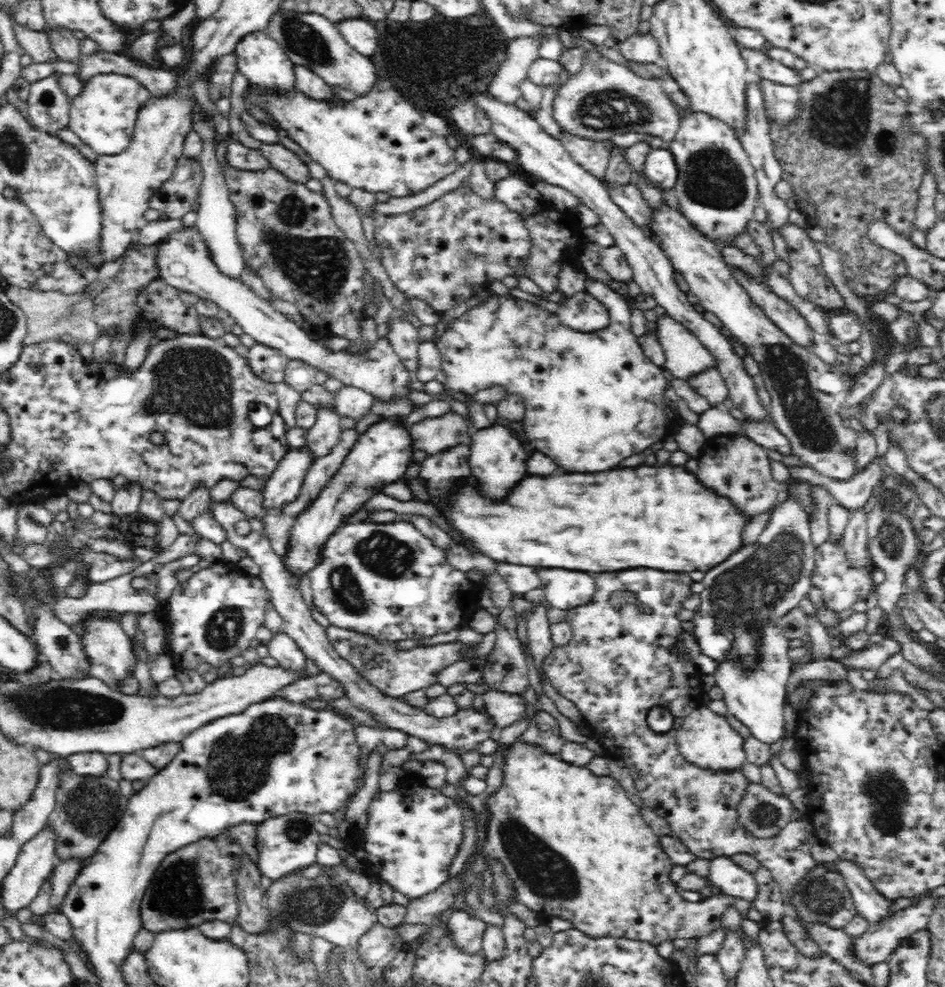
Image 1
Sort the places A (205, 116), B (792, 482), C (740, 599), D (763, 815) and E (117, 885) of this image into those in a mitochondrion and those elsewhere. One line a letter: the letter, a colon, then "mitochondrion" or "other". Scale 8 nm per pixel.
A: other
B: other
C: mitochondrion
D: mitochondrion
E: other

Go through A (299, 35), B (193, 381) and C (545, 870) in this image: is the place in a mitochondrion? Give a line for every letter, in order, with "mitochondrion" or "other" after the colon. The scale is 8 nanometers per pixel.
A: mitochondrion
B: mitochondrion
C: mitochondrion

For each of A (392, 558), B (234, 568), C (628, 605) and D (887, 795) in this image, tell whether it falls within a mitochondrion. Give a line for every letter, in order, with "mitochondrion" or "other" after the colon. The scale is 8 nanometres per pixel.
A: mitochondrion
B: other
C: mitochondrion
D: mitochondrion

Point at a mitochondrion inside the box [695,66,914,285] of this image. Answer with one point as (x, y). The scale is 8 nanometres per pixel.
(842, 117)

